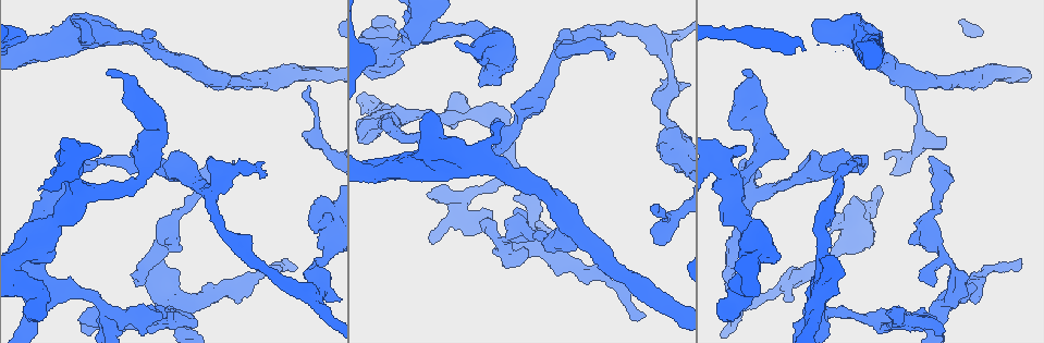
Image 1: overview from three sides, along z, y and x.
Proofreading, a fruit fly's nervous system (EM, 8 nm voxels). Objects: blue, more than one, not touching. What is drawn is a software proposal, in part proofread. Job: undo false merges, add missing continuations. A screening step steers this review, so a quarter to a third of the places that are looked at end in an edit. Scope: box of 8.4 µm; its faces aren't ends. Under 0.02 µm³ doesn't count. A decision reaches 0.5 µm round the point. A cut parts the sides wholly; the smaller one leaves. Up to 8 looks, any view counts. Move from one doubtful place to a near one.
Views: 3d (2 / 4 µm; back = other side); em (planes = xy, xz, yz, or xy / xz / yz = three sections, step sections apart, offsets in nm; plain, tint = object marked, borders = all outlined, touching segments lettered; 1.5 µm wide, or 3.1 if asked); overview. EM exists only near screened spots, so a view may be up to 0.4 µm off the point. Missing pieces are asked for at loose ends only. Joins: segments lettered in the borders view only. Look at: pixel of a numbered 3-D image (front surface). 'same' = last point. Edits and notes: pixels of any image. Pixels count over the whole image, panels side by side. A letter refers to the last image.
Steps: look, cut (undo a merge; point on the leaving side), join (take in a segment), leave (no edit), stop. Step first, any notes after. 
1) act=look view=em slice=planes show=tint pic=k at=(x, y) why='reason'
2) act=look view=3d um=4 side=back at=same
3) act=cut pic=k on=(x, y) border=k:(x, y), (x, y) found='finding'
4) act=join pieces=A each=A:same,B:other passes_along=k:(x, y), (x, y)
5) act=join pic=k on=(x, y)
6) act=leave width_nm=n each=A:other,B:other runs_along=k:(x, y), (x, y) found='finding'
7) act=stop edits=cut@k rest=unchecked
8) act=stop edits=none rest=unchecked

act=look view=em slice=planes show=borders pic=1 at=(1019, 259) why='long arm stops here'

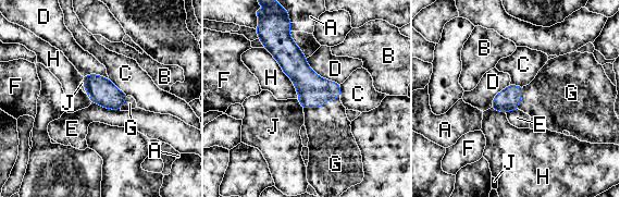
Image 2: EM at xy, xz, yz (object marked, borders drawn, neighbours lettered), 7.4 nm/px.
act=join pieces=G each=A:other,B:other,C:other,D:other,E:other,F:other,G:same,H:other,J:other passes_along=2:(313, 91), (321, 105), (329, 130) found='it goes on there'

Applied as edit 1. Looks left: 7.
act=look view=overview why='redraw'

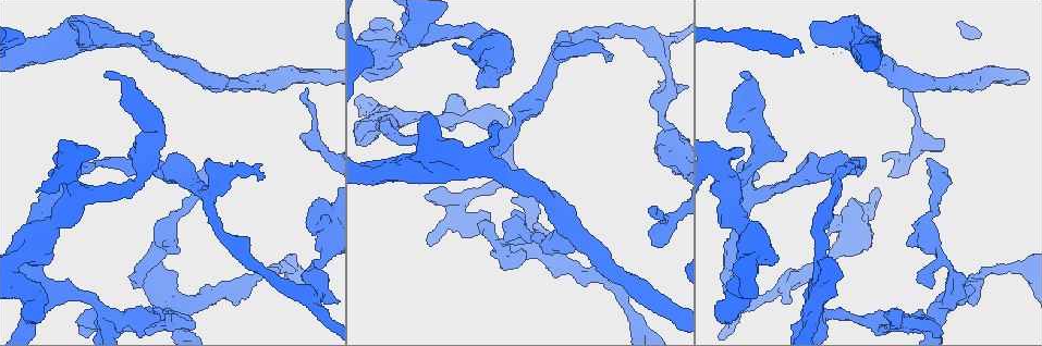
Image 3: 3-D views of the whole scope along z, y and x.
act=look view=em slice=xz step=4 show=tint pic=3 at=(929, 174) why='long arm stops here'

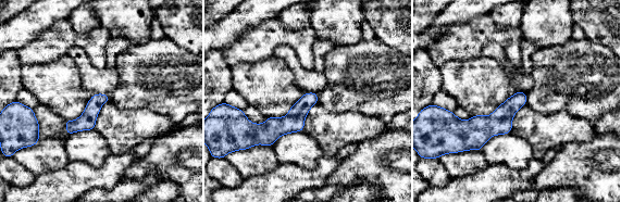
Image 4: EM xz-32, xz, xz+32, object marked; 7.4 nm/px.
act=look view=em slice=planes show=borders at=same

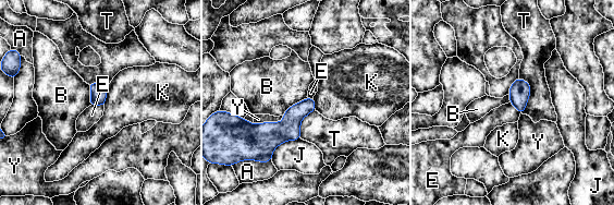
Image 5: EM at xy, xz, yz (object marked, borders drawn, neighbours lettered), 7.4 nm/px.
act=leave each=A:other,B:other,E:other,J:other,K:other,T:other,Y:other border=5:(103, 105), (90, 106) found='no lettered segment goes on from it'

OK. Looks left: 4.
act=look view=em slice=planes show=borders pic=3 at=(261, 179) why='free end'

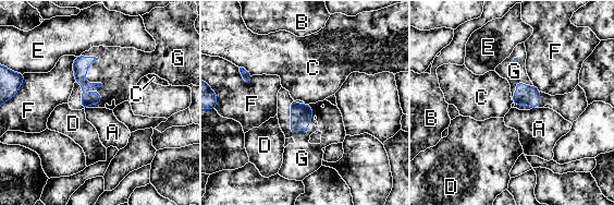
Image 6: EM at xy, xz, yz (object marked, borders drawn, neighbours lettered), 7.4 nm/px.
act=join pieces=G width_nm=120 each=A:other,B:other,C:other,D:other,E:other,F:other,G:same passes_along=6:(81, 64), (97, 83), (119, 70) found='the cell continues'

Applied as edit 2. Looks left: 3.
act=stop edits=join@2,join@6 rest=unchecked

